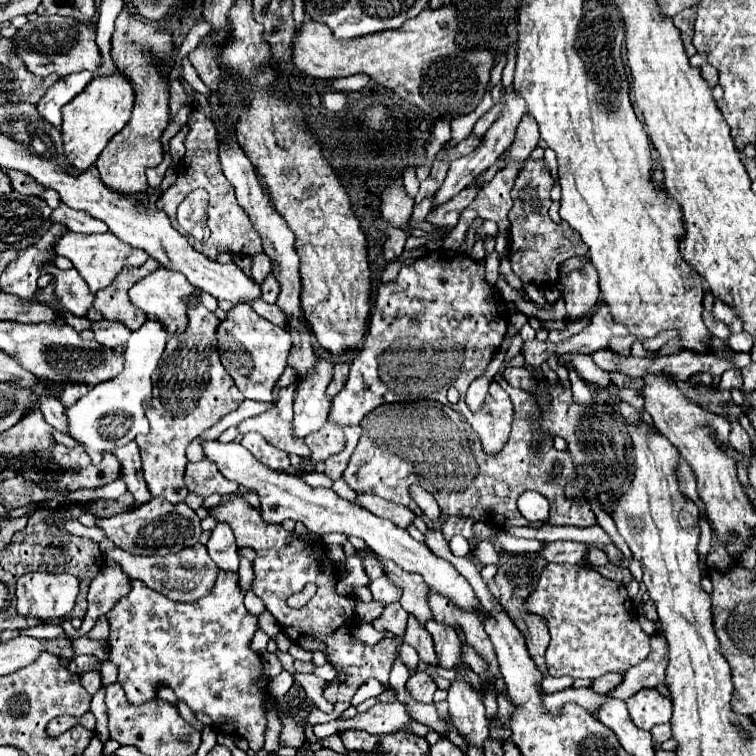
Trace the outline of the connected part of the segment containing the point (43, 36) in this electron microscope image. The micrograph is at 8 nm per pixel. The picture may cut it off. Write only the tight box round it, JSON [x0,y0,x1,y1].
[14,16,100,78]

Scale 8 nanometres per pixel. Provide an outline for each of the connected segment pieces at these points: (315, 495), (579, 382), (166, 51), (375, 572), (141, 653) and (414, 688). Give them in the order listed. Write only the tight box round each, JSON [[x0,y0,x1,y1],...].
[[202,440,478,610],[566,366,592,404],[96,8,174,194],[362,554,382,582],[108,572,306,752],[406,672,438,704]]

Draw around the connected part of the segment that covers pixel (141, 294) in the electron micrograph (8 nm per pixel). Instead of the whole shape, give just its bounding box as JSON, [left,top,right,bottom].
[128,268,194,338]

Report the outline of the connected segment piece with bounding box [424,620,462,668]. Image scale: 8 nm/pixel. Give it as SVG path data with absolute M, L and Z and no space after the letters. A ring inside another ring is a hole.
M428 620L424 626L434 638L434 646L436 646L440 666L454 668L458 658L460 658L460 646L462 646L456 630L446 626L446 624L438 624L436 620Z

